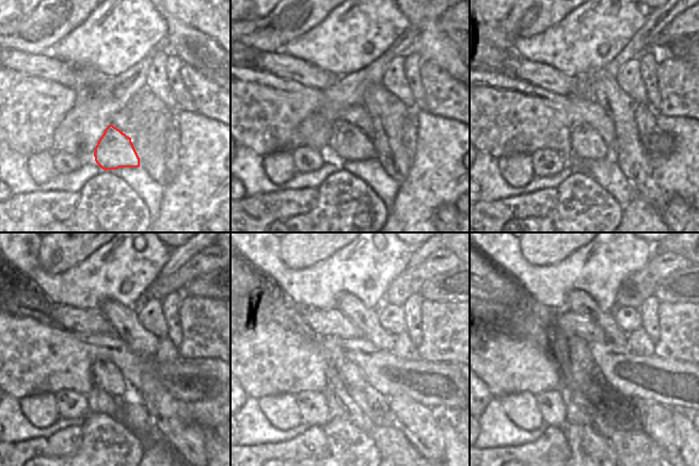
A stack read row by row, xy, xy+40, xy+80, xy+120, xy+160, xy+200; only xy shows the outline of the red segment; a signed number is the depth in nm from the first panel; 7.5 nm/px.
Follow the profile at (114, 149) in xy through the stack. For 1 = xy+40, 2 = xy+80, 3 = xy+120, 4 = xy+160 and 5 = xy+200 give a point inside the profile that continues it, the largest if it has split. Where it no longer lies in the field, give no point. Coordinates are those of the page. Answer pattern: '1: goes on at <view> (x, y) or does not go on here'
1: goes on at xy+40 (348, 143)
2: goes on at xy+80 (586, 143)
3: goes on at xy+120 (106, 375)
4: goes on at xy+160 (349, 371)
5: goes on at xy+200 (571, 353)

